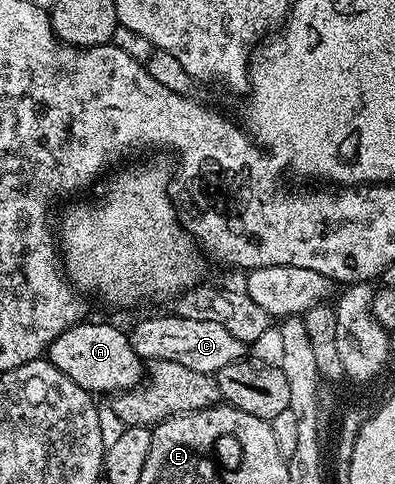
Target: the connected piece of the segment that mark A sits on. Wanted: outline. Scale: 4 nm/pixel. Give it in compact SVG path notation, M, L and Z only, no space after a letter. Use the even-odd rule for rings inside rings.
M82 321L68 327L49 346L47 358L49 362L59 369L75 385L79 385L85 391L98 393L97 391L130 391L143 379L143 361L131 349L131 341L128 334L120 331L113 323L93 323L95 321Z

